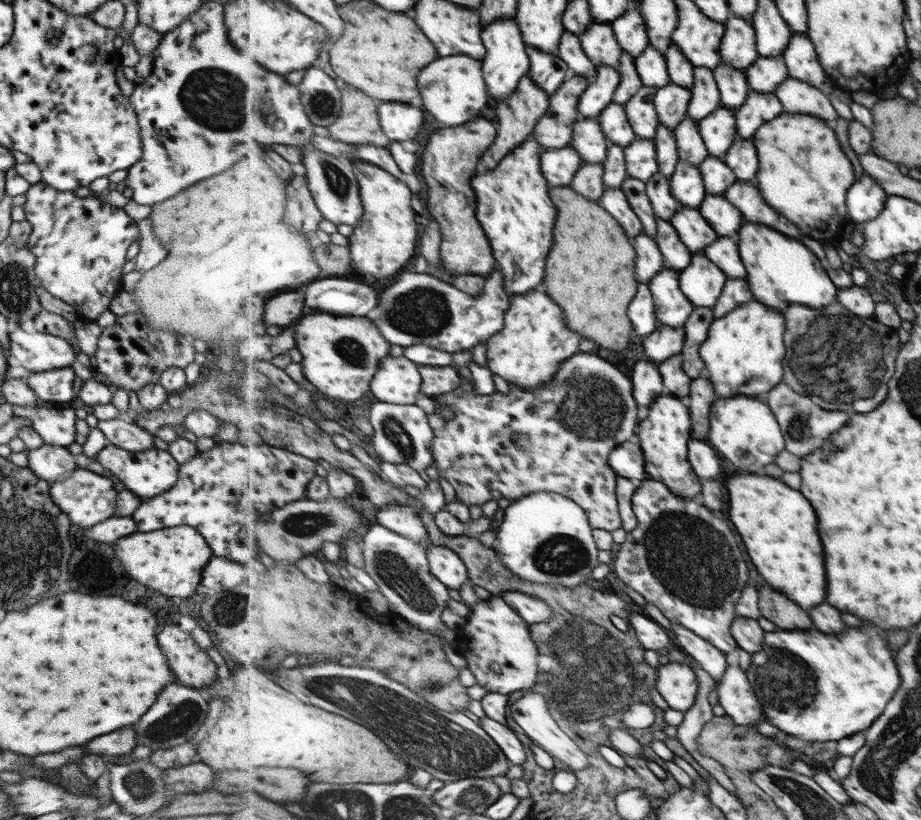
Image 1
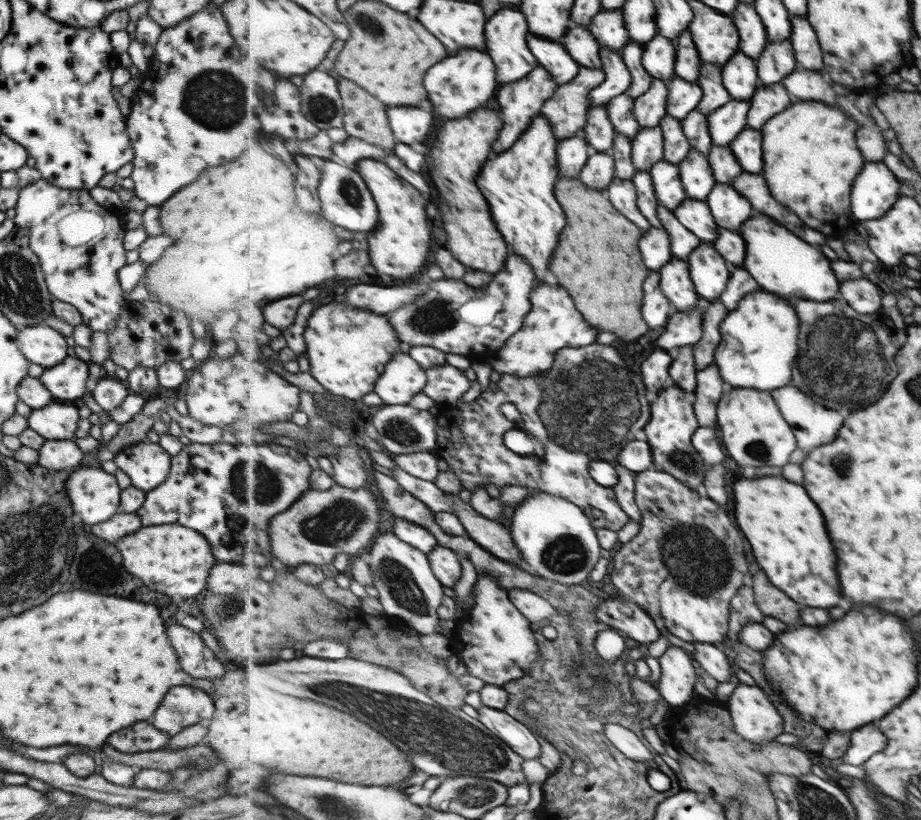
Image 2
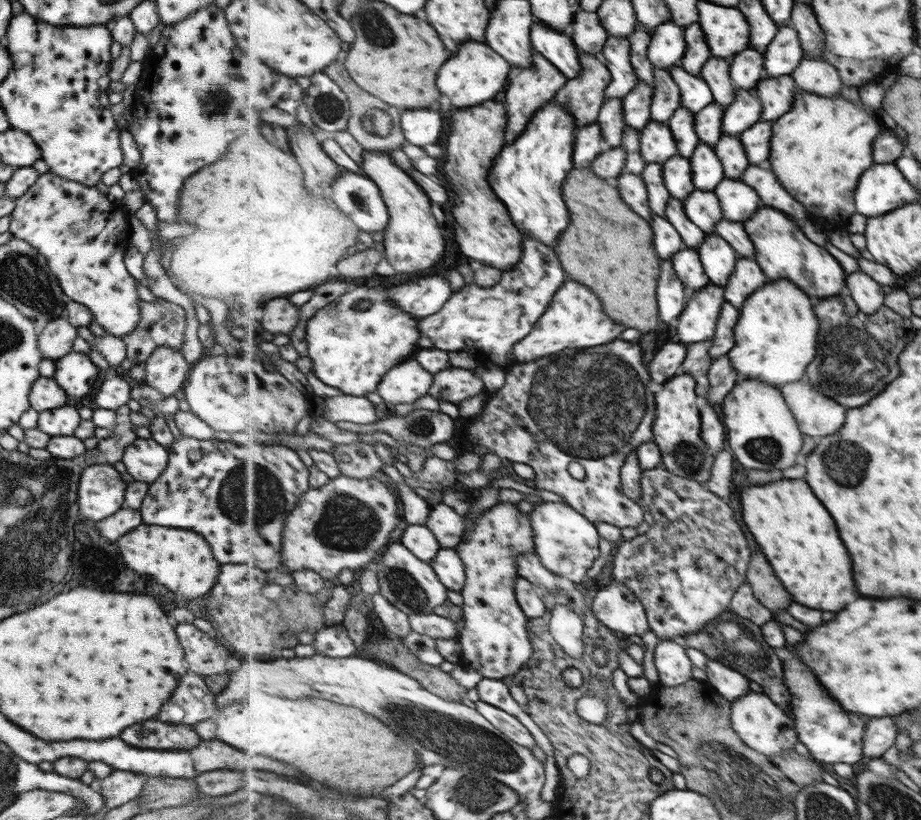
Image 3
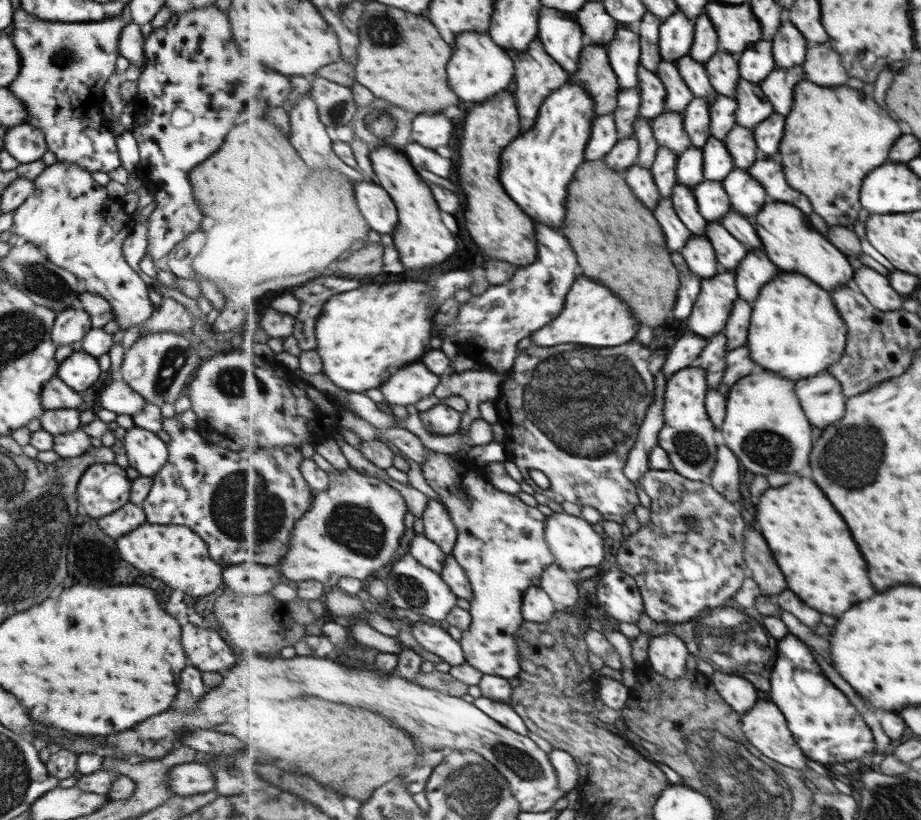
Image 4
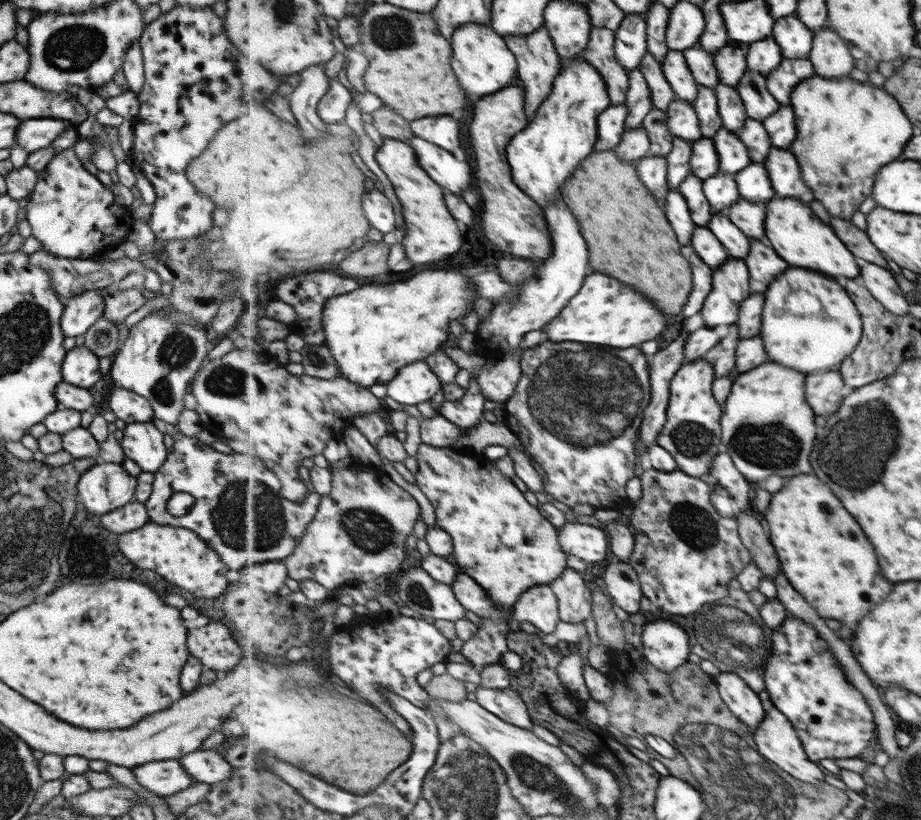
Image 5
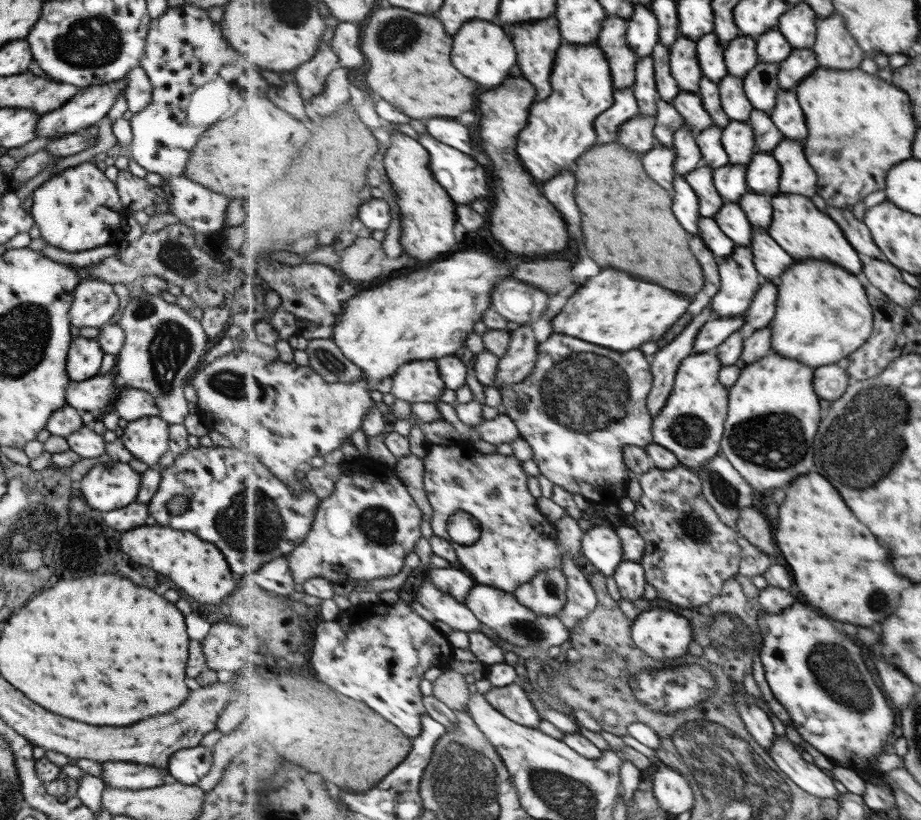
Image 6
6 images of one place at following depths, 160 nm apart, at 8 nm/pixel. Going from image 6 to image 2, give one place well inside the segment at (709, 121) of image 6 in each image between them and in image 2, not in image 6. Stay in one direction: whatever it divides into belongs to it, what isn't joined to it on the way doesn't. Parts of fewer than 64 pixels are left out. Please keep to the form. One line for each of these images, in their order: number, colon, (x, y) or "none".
2: (649, 145)
3: (658, 144)
4: (669, 129)
5: (683, 120)

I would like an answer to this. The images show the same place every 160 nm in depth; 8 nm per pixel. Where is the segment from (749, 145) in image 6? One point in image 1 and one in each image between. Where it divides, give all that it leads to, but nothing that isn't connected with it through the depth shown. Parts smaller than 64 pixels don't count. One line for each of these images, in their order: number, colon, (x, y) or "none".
1: (687, 184)
2: (697, 174)
3: (708, 168)
4: (719, 163)
5: (734, 155)

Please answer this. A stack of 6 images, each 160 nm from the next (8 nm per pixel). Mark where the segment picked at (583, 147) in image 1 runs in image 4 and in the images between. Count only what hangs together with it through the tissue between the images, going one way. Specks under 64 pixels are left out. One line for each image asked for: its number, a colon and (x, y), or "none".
2: (600, 132)
3: (611, 119)
4: (628, 111)

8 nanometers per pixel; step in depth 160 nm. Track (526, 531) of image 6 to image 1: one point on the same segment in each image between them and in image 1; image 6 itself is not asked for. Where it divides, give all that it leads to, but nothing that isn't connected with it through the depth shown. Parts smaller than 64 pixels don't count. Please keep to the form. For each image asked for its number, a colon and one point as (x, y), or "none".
1: (504, 657)
2: (499, 646)
3: (494, 638)
4: (502, 545)
5: (500, 539)

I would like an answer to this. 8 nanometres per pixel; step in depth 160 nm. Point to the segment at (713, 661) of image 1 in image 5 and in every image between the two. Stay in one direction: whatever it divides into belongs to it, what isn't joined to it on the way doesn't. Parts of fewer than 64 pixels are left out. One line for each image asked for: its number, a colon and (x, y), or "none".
2: (712, 658)
3: (732, 684)
4: (741, 694)
5: (738, 695)

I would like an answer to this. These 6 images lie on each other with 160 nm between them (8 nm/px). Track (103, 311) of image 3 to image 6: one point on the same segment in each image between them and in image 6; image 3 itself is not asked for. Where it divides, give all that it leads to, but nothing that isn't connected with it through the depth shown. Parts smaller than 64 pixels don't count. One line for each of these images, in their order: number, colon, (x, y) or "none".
4: (69, 217)
5: (72, 215)
6: (77, 209)

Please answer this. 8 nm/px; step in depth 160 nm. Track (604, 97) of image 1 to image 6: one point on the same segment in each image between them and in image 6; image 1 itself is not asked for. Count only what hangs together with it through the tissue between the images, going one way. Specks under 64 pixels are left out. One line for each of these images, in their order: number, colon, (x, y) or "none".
2: (618, 81)
3: (617, 55)
4: (625, 52)
5: (632, 38)
6: (643, 27)

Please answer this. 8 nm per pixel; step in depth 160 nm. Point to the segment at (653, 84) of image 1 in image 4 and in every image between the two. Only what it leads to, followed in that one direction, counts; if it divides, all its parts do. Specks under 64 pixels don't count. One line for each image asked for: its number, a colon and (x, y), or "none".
2: (659, 57)
3: (669, 44)
4: (677, 33)

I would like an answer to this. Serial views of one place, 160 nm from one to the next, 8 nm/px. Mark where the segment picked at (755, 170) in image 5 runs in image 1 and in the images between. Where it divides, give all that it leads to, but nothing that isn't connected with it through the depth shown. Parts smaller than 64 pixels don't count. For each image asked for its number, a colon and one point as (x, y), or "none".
1: (727, 220)
2: (731, 210)
3: (739, 202)
4: (748, 197)

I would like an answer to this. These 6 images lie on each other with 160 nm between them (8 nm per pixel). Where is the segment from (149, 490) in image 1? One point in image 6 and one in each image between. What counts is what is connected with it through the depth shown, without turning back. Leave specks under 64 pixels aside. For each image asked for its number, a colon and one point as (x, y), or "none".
2: (146, 464)
3: (144, 459)
4: (145, 451)
5: (142, 443)
6: (146, 438)

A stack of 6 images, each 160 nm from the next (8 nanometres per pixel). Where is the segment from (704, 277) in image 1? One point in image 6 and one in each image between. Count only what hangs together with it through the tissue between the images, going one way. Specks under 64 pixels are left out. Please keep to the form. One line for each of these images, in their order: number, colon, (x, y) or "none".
2: (711, 273)
3: (720, 258)
4: (730, 252)
5: (737, 243)
6: (732, 219)

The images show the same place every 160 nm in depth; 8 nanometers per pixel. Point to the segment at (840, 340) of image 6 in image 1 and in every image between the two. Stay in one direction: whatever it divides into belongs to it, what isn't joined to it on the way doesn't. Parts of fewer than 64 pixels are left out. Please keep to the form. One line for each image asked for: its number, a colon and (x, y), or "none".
1: (744, 353)
2: (760, 344)
3: (776, 338)
4: (796, 328)
5: (811, 324)

